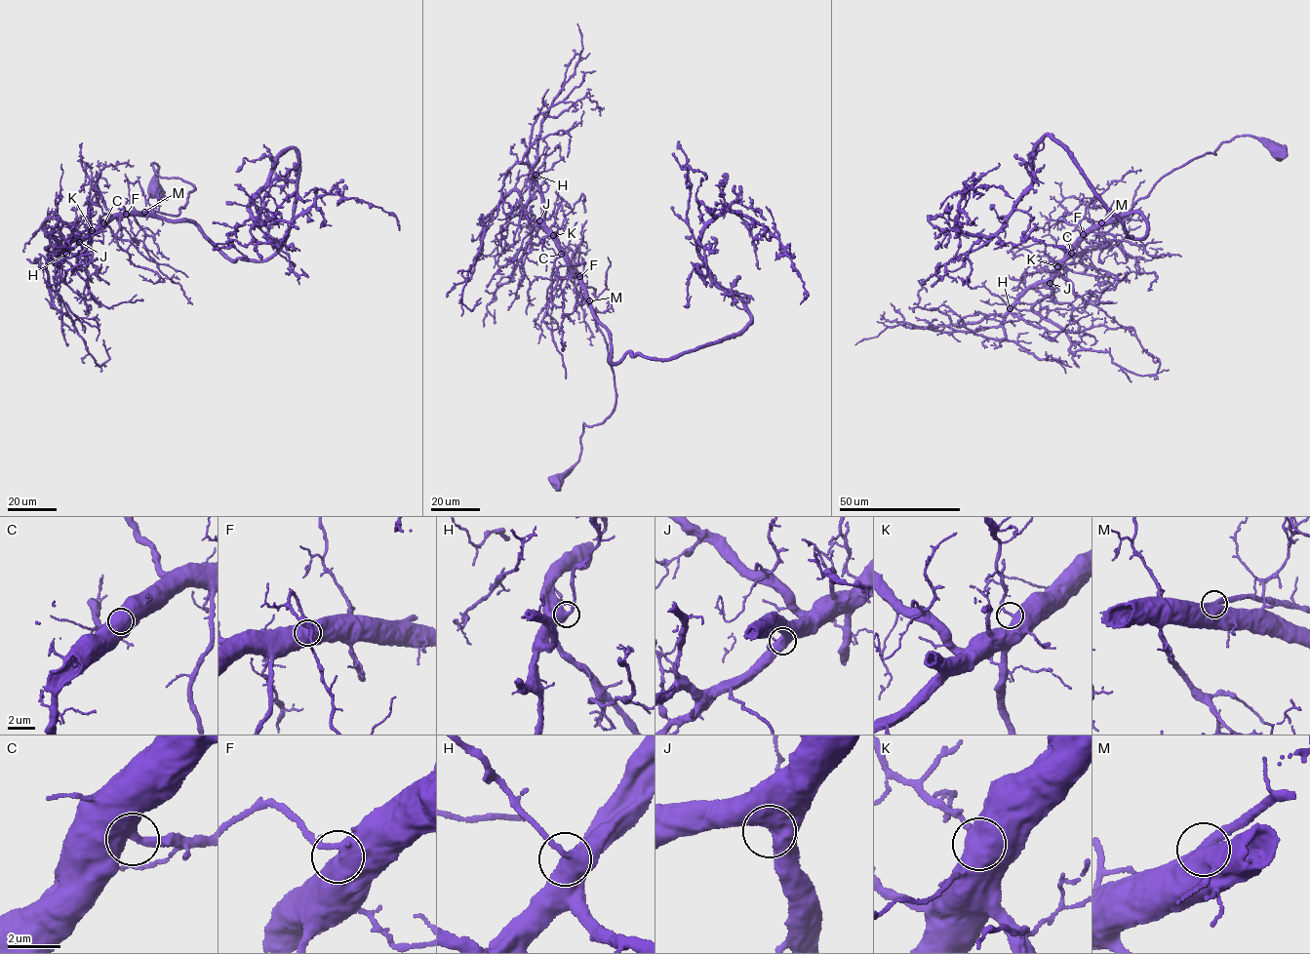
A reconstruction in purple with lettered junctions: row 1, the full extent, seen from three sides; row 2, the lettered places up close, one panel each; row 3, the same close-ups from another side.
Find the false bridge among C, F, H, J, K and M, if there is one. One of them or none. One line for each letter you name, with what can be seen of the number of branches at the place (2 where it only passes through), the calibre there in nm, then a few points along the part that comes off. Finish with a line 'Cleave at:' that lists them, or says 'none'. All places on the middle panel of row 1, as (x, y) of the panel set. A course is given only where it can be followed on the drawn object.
Cleave at: none

